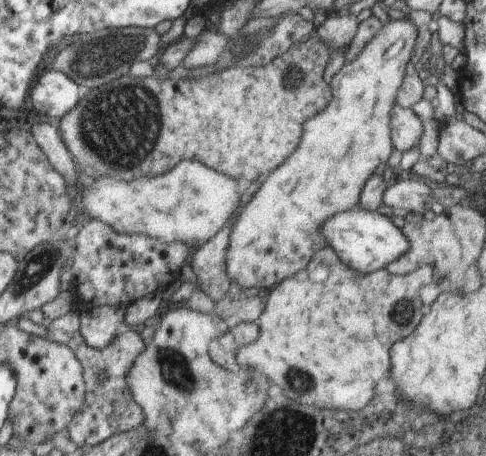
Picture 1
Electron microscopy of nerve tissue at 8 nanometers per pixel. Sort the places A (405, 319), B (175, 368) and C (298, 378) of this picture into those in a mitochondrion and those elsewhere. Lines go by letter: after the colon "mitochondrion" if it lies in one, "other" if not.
A: mitochondrion
B: mitochondrion
C: mitochondrion

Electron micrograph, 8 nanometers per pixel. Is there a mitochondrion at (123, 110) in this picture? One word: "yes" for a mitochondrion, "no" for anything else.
yes

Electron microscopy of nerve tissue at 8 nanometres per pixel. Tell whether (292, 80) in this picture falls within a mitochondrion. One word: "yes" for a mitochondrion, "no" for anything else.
yes

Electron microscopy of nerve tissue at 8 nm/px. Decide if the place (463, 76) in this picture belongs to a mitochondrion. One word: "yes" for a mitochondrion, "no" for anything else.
no

